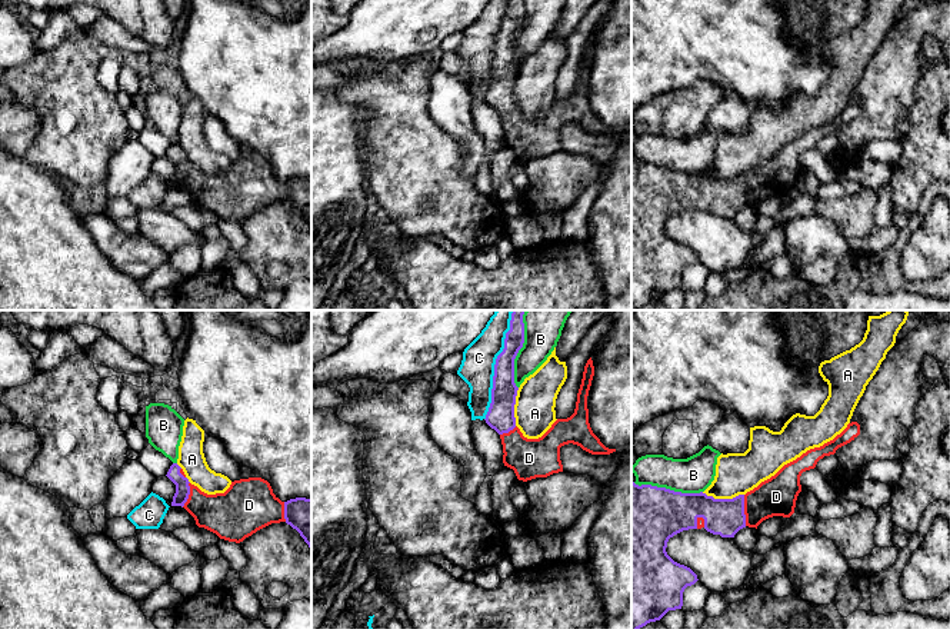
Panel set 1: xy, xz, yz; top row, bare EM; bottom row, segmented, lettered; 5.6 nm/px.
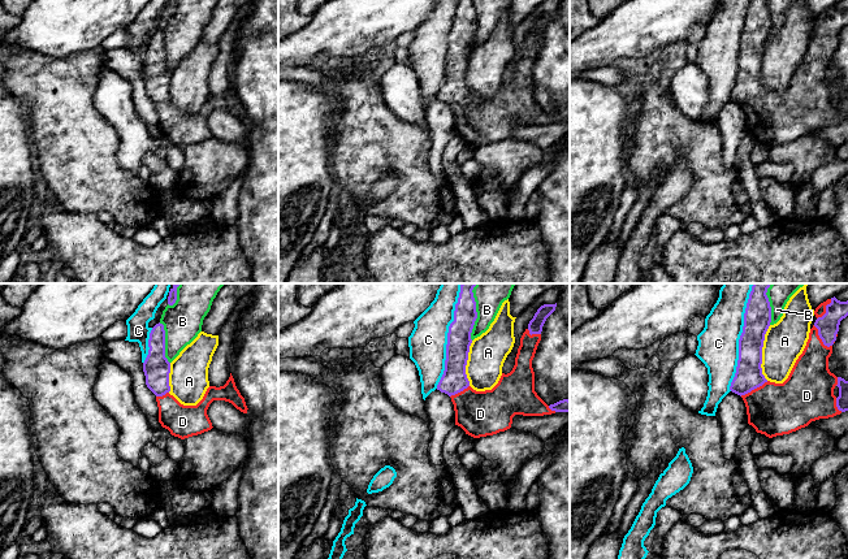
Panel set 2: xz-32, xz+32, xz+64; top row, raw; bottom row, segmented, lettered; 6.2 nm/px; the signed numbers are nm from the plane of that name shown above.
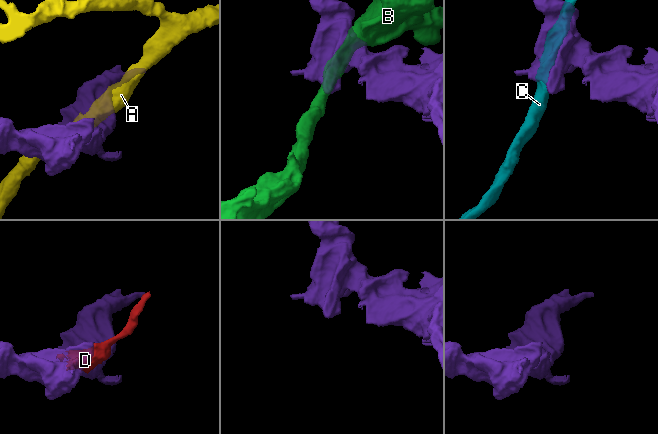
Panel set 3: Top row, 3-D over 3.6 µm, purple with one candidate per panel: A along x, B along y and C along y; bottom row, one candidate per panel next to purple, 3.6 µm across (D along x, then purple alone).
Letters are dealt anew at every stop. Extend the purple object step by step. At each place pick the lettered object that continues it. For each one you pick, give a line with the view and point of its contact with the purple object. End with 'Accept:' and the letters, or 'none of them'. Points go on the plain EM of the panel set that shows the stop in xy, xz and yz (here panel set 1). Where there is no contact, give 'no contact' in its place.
D: yz (743, 190)
Accept: D

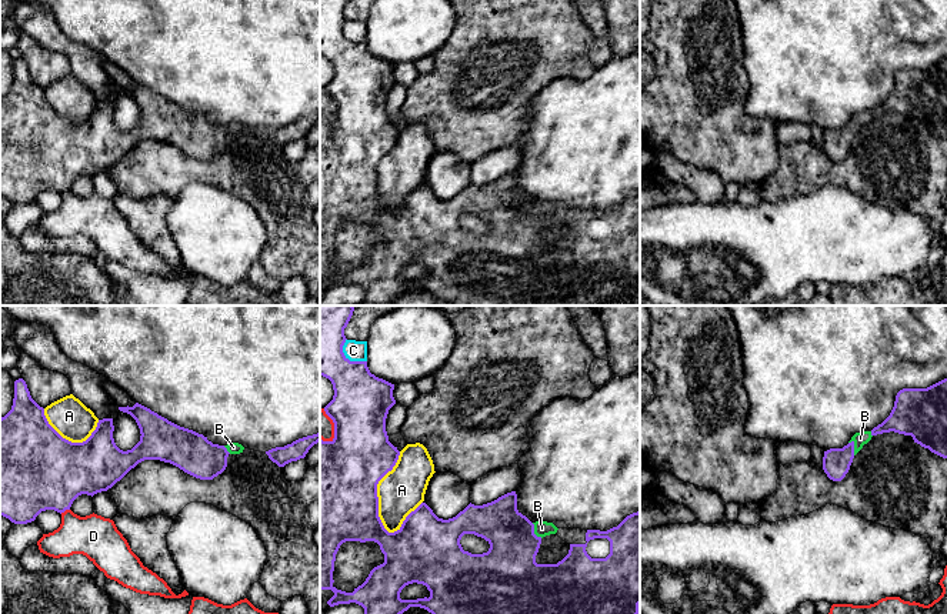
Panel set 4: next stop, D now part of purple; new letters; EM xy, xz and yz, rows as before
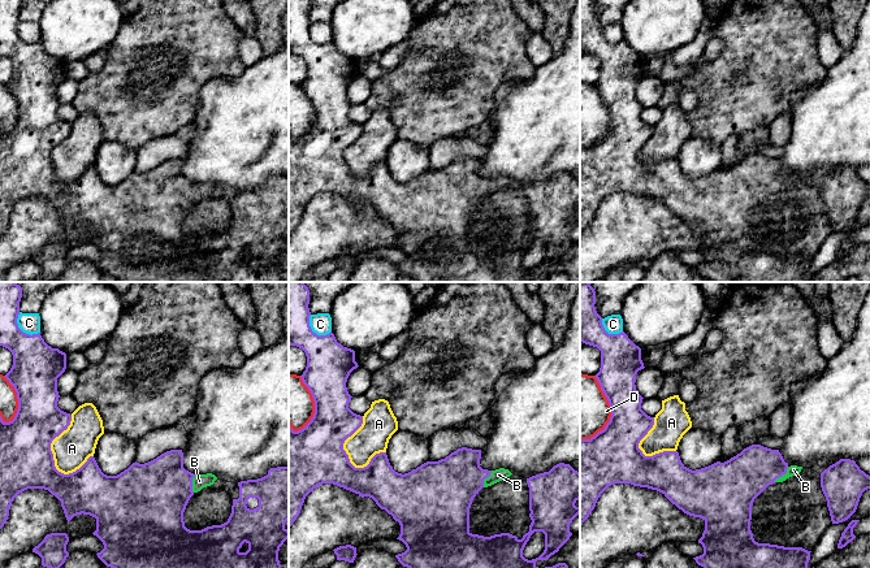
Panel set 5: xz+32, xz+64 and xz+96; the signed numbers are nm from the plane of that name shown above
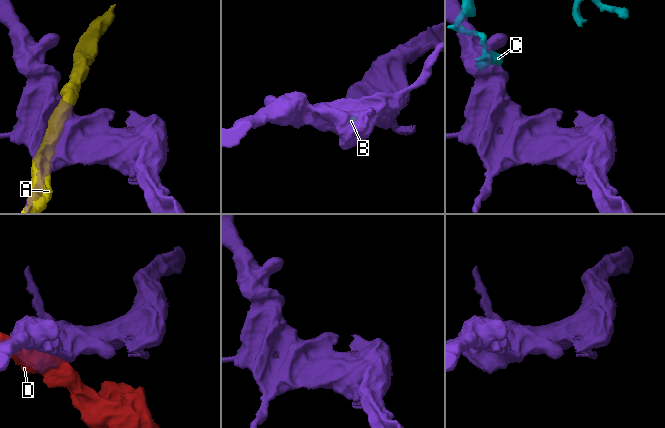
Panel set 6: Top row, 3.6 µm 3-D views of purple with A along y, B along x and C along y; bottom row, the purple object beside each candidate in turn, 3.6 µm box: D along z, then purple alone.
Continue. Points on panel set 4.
B: yz (853, 127)
Accept: B

